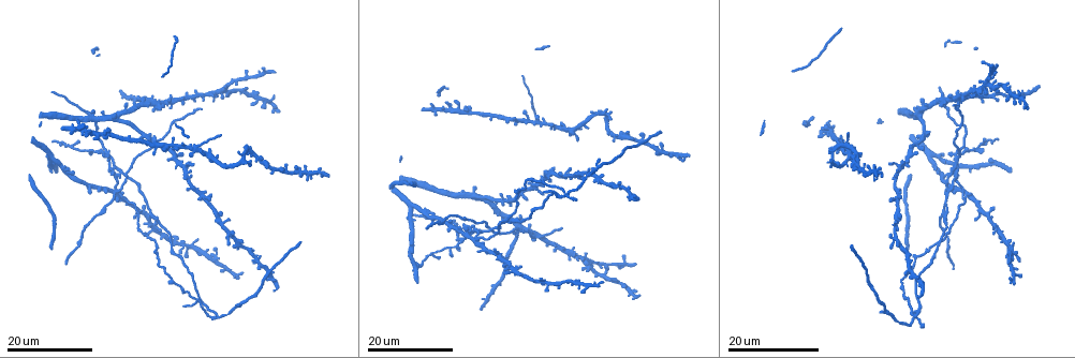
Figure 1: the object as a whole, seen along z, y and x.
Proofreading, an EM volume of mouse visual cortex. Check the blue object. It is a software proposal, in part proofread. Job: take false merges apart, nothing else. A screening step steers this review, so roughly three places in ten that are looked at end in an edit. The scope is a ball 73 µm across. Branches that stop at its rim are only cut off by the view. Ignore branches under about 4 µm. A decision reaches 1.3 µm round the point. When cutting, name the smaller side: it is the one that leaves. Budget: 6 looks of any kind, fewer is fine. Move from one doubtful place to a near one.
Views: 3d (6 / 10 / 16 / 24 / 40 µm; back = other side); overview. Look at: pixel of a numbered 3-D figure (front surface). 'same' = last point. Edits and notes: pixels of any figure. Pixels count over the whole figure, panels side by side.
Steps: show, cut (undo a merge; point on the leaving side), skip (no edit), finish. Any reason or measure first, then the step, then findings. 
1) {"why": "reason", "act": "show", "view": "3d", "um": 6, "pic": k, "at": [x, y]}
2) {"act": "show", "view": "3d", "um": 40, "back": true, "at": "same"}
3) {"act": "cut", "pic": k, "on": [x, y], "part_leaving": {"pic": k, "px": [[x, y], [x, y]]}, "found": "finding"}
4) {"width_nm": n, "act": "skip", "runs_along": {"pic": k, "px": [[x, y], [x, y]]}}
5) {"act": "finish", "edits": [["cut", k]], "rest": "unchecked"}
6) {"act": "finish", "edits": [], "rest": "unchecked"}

{"why": "two arms at a narrow angle", "act": "show", "view": "3d", "um": 16, "pic": 1, "at": [961, 154]}

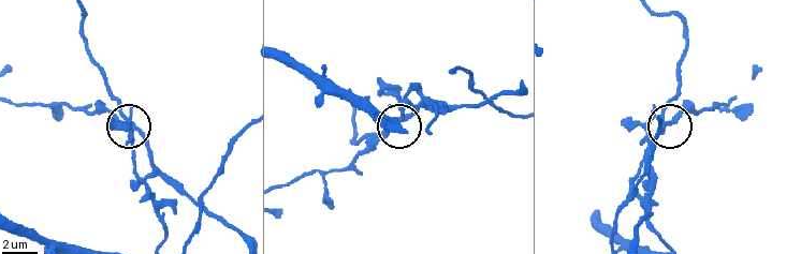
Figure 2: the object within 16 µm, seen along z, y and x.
{"act": "show", "view": "3d", "um": 10, "pic": 2, "at": [666, 122]}

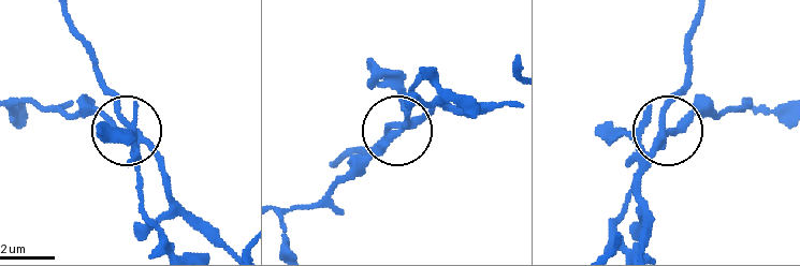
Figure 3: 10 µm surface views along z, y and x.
{"side_arm_um": 18, "act": "cut", "pic": 3, "on": [111, 118], "found": "a second cell is stuck on"}

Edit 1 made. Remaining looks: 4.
{"why": "redraw", "act": "show", "view": "overview"}

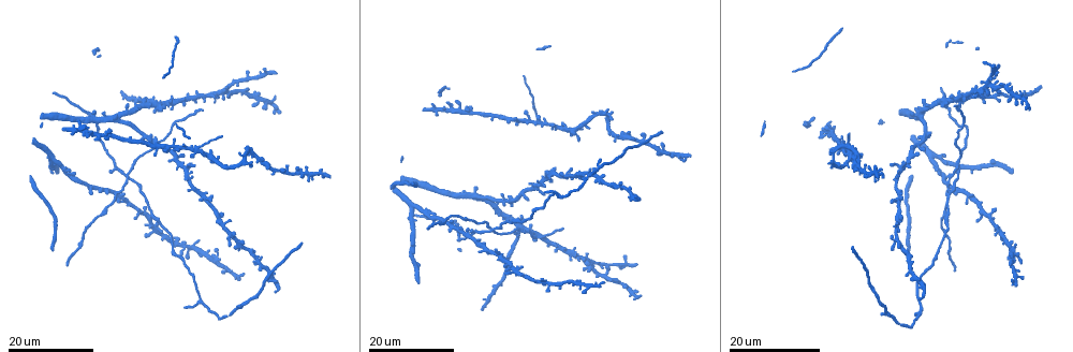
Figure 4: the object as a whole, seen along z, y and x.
{"act": "show", "view": "3d", "um": 16, "pic": 4, "at": [487, 227]}

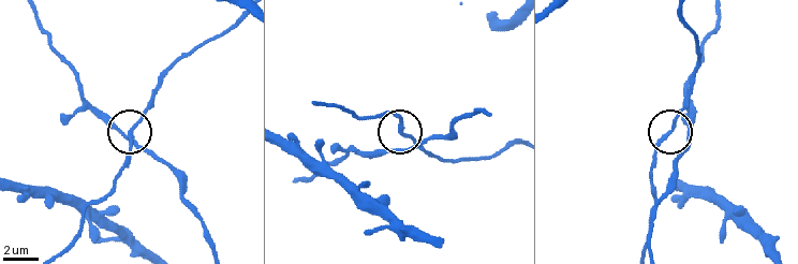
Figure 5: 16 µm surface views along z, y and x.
{"why": "closer look", "act": "show", "view": "3d", "um": 10, "pic": 5, "at": [406, 133]}

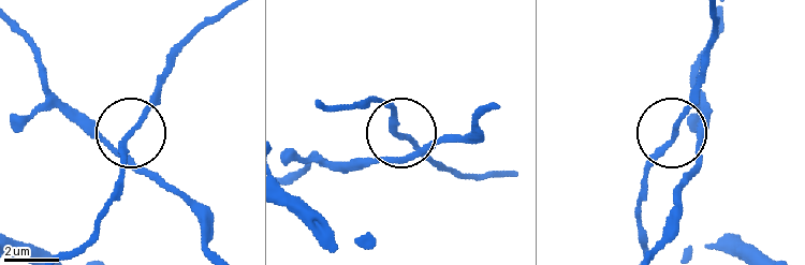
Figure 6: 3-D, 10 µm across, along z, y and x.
{"act": "show", "view": "3d", "um": 10, "back": true, "pic": 6, "at": [673, 136]}

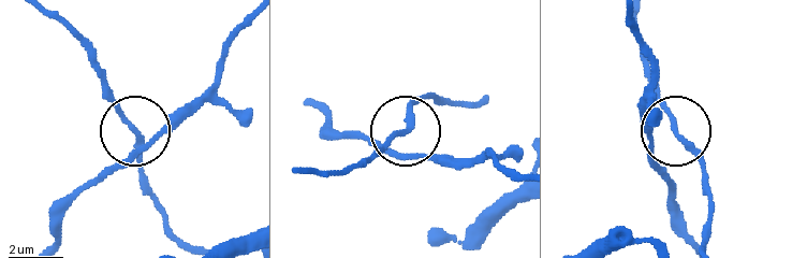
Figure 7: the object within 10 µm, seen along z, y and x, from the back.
{"arms": 3, "act": "skip", "runs_along": {"pic": 7, "px": [[48, 13], [83, 47], [106, 96], [136, 130], [143, 184]]}, "found": "continuous, no second cell"}

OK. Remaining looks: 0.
{"act": "finish", "edits": [["cut", 3]], "rest": "unchecked"}

